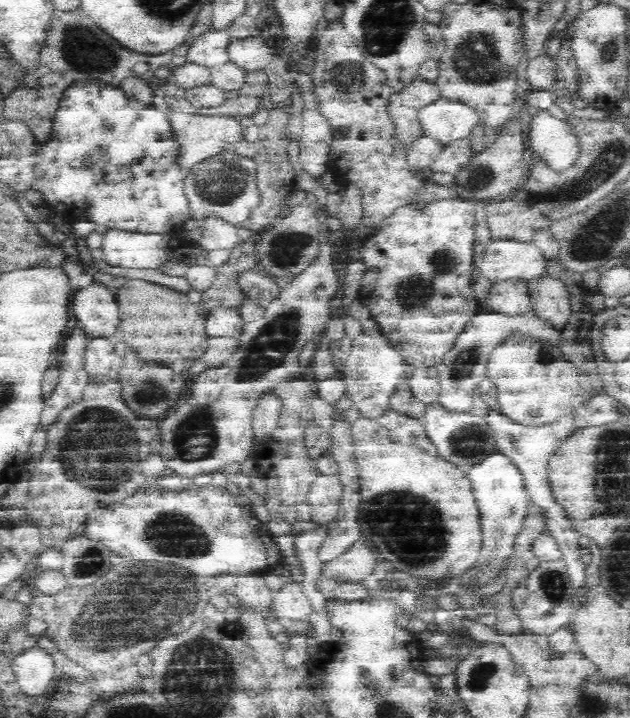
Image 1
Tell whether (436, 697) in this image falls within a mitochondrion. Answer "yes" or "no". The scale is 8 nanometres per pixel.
no

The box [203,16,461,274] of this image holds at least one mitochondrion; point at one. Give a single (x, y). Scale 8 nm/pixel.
(285, 250)

